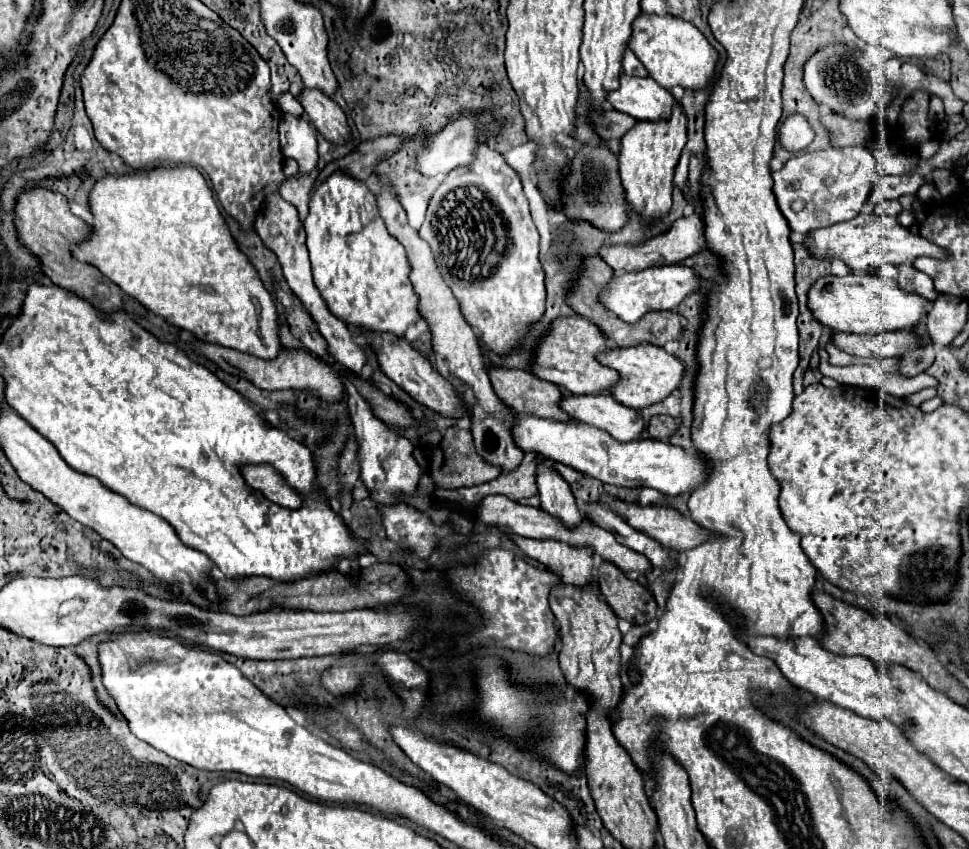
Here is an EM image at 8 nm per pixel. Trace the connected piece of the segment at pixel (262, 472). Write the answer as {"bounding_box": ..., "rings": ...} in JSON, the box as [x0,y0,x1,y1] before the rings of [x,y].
{"bounding_box":[242,466,302,508],"rings":[[[244,466],[242,470],[244,480],[260,490],[268,500],[286,506],[286,508],[298,508],[302,504],[302,498],[286,486],[286,482],[282,480],[282,476],[272,468],[272,466]]]}

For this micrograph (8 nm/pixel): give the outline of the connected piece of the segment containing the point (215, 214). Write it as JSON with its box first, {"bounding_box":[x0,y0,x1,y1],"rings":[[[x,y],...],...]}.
{"bounding_box":[72,166,280,360],"rings":[[[192,166],[106,176],[98,180],[90,192],[90,208],[96,220],[92,224],[92,236],[72,248],[72,254],[100,268],[100,272],[126,294],[134,296],[154,314],[166,318],[172,326],[192,332],[198,340],[234,348],[264,360],[276,358],[280,340],[274,302],[254,266],[238,250],[218,207],[204,176]]]}

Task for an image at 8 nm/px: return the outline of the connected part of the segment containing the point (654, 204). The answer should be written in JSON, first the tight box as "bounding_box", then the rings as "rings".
{"bounding_box":[618,106,686,226],"rings":[[[680,106],[672,110],[672,118],[668,122],[638,122],[622,138],[618,168],[626,192],[626,202],[642,216],[642,220],[648,226],[668,216],[672,208],[672,188],[674,188],[672,178],[684,144],[686,144],[686,116]]]}

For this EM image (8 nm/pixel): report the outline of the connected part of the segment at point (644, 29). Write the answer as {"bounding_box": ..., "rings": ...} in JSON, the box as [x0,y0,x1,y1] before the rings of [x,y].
{"bounding_box":[628,14,720,90],"rings":[[[640,14],[634,20],[632,30],[634,32],[628,42],[628,48],[640,58],[648,74],[660,86],[664,86],[666,90],[672,90],[676,86],[684,90],[702,90],[710,84],[720,56],[696,26],[676,16]]]}

